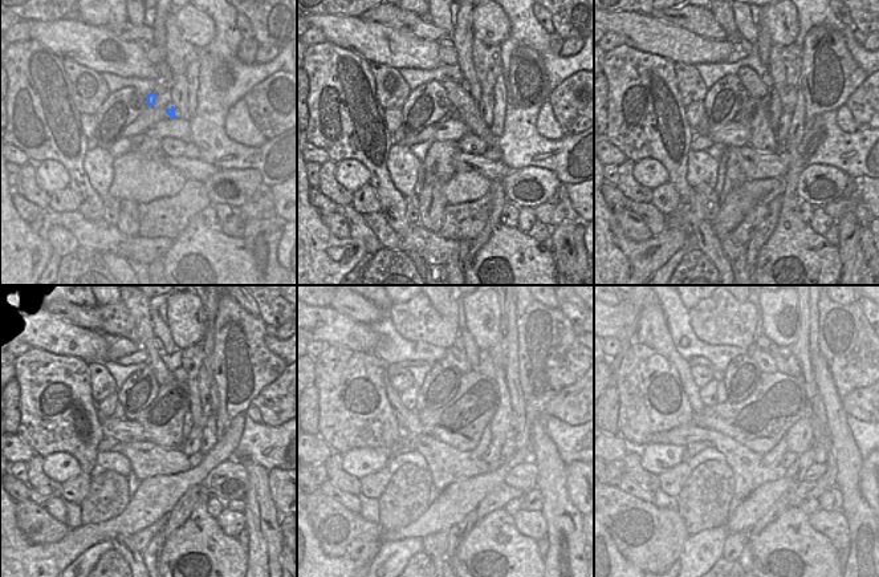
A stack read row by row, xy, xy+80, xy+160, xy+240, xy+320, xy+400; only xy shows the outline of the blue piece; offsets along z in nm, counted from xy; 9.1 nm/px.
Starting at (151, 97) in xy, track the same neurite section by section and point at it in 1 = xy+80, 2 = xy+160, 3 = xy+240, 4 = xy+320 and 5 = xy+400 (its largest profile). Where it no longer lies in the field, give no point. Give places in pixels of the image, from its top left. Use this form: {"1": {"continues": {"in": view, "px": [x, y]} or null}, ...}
{"1": {"continues": {"in": "xy+80", "px": [460, 100]}}, "2": {"continues": {"in": "xy+160", "px": [751, 80]}}, "3": {"continues": {"in": "xy+240", "px": [155, 362]}}, "4": {"continues": {"in": "xy+320", "px": [458, 358]}}, "5": {"continues": {"in": "xy+400", "px": [764, 358]}}}

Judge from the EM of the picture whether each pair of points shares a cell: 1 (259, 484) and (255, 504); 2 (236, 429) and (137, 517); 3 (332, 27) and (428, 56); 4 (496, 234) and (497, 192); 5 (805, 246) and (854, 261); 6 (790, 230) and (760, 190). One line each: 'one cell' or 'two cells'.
1: one cell
2: one cell
3: one cell
4: one cell
5: two cells
6: two cells

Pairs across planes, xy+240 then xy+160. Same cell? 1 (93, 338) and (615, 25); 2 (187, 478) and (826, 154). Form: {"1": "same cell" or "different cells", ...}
{"1": "same cell", "2": "different cells"}

